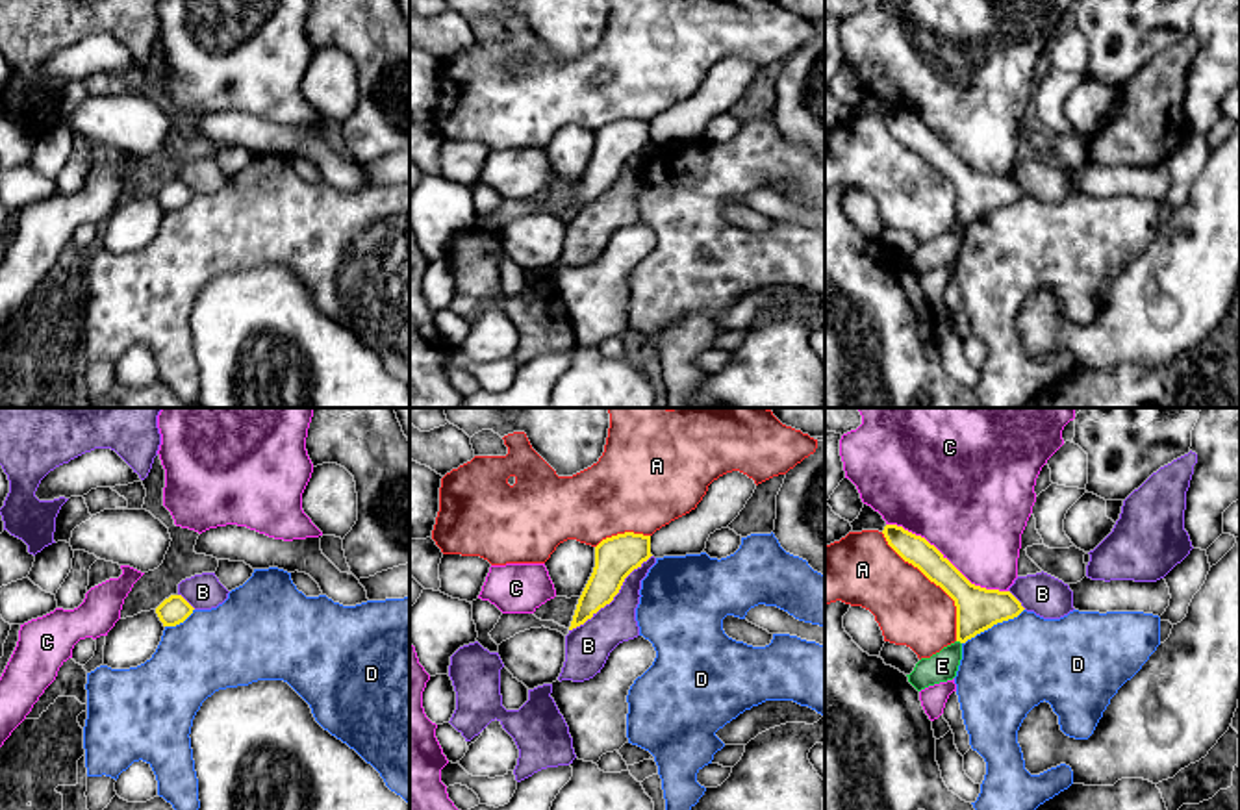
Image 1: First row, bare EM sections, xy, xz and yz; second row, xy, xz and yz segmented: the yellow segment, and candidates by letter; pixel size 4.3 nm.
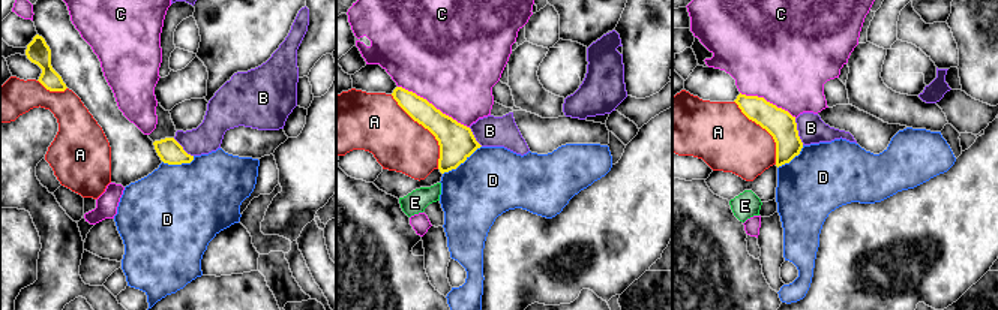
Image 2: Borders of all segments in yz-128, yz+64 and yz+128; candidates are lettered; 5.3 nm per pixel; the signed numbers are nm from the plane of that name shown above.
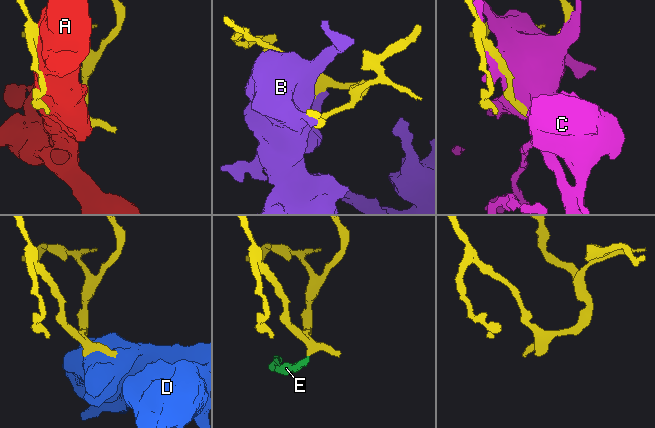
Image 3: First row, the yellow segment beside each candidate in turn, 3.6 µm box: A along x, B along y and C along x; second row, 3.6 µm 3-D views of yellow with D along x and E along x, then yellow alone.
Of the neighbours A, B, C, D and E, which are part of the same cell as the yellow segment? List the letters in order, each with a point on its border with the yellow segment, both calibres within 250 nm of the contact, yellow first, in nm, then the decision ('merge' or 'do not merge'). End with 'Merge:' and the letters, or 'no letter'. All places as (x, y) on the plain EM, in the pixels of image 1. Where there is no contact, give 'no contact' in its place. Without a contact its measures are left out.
A: meets yellow in yz at (935, 167); 190 nm thick on the yellow side, 300 nm on the other; do not merge
B: meets yellow in xz at (614, 180); 180 nm thick on the yellow side, 190 nm on the other; do not merge
C: meets yellow in yz at (946, 143); 180 nm thick on the yellow side, 480 nm on the other; do not merge
D: meets yellow in yz at (992, 210); 190 nm thick on the yellow side, 400 nm on the other; do not merge
E: meets yellow in yz at (959, 225); 190 nm thick on the yellow side, 130 nm on the other; do not merge
Merge: no letter

